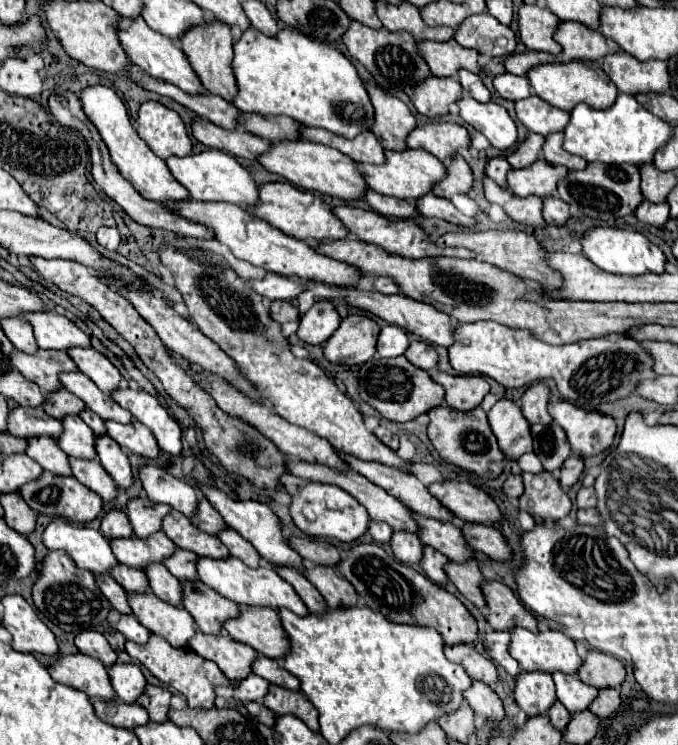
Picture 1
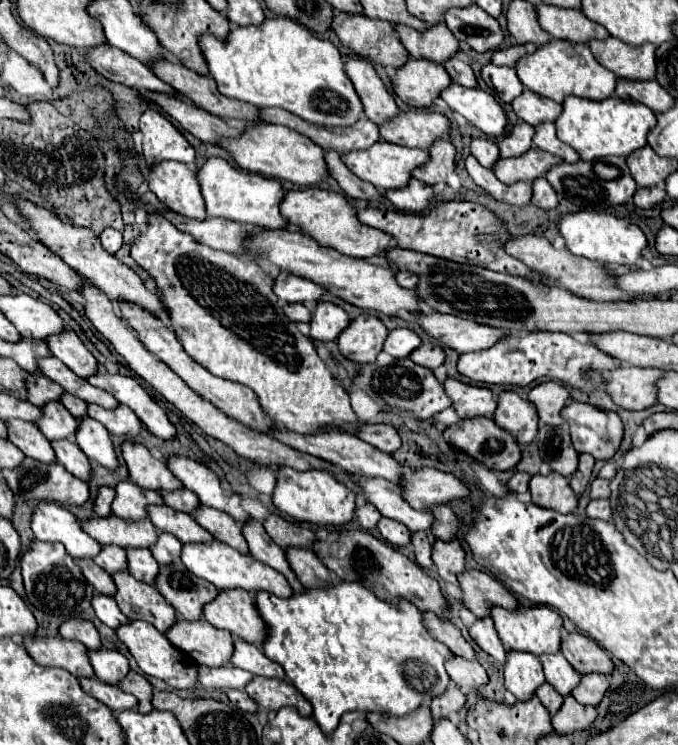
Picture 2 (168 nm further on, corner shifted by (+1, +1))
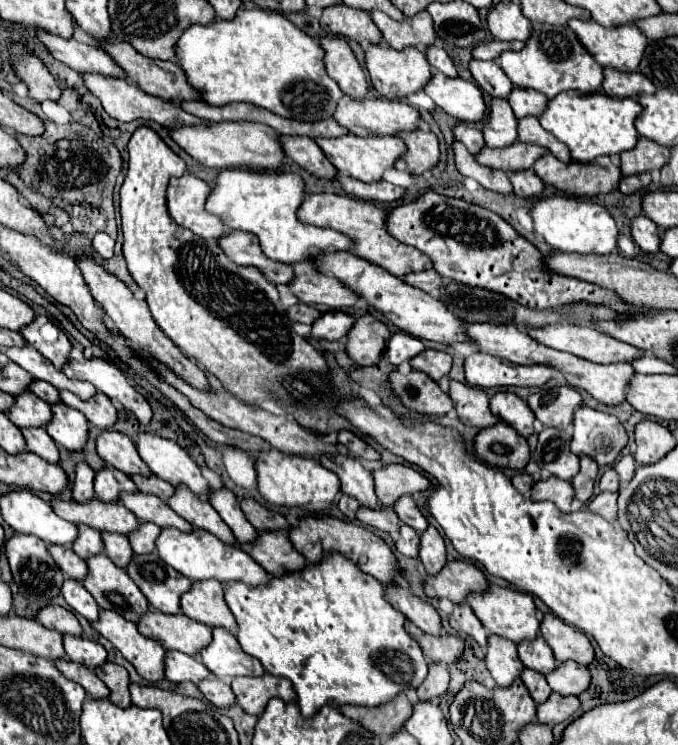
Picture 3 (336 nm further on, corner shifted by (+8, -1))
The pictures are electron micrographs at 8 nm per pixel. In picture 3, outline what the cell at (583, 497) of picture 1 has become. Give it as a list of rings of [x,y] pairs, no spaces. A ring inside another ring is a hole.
[[[614,469],[604,471],[604,475],[598,481],[598,487],[600,487],[600,491],[618,491],[620,489],[620,481],[618,481],[616,471]]]

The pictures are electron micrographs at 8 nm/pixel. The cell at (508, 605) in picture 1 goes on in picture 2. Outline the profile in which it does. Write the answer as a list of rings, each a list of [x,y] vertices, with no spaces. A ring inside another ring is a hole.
[[[469,569],[457,575],[459,587],[463,591],[461,603],[477,617],[489,615],[491,605],[501,605],[505,609],[517,609],[515,595],[495,577],[485,571]]]

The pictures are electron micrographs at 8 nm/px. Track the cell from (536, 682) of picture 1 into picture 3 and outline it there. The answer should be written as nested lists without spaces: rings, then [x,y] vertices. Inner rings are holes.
[[[494,635],[488,637],[486,667],[498,687],[512,685],[512,681],[516,681],[524,671],[524,663],[518,657],[518,647],[512,645],[512,641],[504,641],[502,637]]]

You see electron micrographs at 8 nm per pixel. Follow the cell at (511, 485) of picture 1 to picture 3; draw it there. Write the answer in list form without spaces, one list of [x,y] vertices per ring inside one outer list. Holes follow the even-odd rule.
[[[520,471],[520,473],[516,473],[514,477],[512,477],[512,485],[514,485],[514,489],[518,491],[518,493],[522,493],[522,495],[528,495],[530,493],[530,487],[532,487],[532,477],[528,475],[528,473],[524,473],[524,471]]]

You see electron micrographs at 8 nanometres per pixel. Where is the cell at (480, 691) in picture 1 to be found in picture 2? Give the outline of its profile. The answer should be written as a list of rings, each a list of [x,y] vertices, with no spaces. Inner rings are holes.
[[[453,655],[445,667],[447,667],[451,681],[463,687],[465,693],[469,693],[471,687],[479,687],[487,683],[487,673],[479,661],[467,661],[467,659]]]

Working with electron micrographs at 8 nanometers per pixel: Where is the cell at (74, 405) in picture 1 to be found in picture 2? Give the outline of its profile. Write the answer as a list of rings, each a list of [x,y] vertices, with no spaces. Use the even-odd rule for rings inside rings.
[[[43,373],[25,375],[25,389],[27,389],[27,401],[37,407],[41,407],[47,401],[57,401],[59,395],[63,395],[59,383],[47,379]]]

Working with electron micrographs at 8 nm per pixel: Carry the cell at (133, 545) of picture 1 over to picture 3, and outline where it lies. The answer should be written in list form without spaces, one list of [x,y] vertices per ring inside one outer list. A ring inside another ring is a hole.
[[[56,499],[52,503],[52,509],[62,519],[74,523],[74,525],[88,525],[100,533],[120,533],[128,535],[138,529],[138,519],[120,503],[102,503],[98,499],[88,501],[86,505],[76,501],[62,501]]]

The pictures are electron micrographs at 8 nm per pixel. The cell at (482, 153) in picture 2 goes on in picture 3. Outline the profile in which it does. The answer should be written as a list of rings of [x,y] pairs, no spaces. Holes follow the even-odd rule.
[[[460,123],[460,125],[454,129],[454,137],[456,137],[456,141],[464,143],[466,149],[468,149],[472,155],[480,153],[480,151],[486,147],[484,137],[482,137],[482,131],[478,131],[474,125]]]

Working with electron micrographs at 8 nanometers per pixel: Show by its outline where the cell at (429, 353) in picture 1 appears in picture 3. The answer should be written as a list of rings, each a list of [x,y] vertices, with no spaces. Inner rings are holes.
[[[426,349],[424,353],[418,353],[412,357],[410,365],[426,375],[430,375],[434,381],[438,381],[442,375],[448,375],[452,367],[452,359],[446,351],[436,351],[436,349]]]

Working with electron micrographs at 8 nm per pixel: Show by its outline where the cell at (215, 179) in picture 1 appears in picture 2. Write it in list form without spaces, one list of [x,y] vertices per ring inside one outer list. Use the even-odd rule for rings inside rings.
[[[221,157],[209,159],[197,171],[197,179],[201,183],[201,191],[203,191],[203,197],[205,197],[207,215],[225,217],[225,219],[231,219],[231,221],[239,221],[239,223],[259,227],[259,229],[297,231],[297,227],[293,227],[279,211],[279,205],[283,201],[285,191],[283,191],[283,185],[277,179],[261,177],[261,175],[249,173],[249,171],[237,171],[235,167],[231,167]]]

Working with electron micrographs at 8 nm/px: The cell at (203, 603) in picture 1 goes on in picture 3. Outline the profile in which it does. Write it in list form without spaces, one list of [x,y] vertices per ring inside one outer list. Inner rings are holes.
[[[158,553],[136,555],[126,573],[140,587],[154,609],[170,615],[180,613],[180,597],[192,581],[166,565]]]

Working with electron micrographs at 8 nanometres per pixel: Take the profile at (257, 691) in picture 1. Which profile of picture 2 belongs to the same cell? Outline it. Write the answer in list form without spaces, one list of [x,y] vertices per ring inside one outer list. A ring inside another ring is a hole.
[[[197,665],[197,683],[203,687],[215,687],[215,689],[243,689],[247,681],[251,681],[251,673],[223,665],[223,667],[207,667]]]

